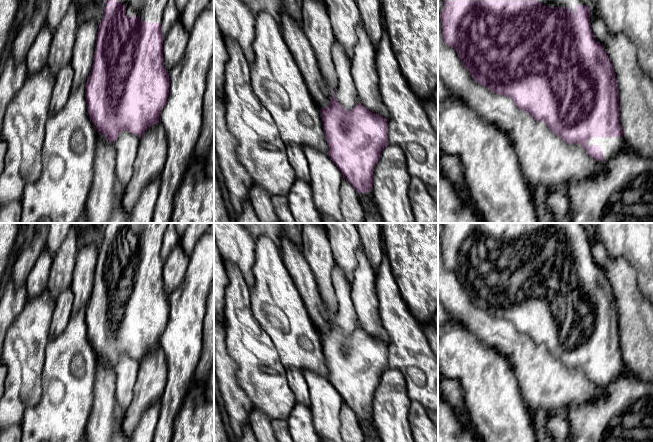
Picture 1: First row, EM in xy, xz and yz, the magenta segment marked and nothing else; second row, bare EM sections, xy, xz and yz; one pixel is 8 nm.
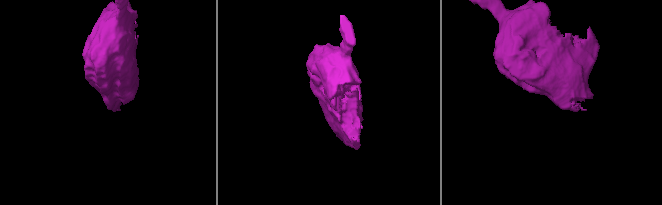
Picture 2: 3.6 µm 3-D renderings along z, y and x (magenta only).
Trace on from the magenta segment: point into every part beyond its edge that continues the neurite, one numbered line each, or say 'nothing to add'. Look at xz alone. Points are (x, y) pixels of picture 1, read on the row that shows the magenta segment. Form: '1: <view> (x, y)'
1: xz (363, 195)

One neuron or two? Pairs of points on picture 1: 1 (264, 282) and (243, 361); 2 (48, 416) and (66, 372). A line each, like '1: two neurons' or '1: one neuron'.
1: two neurons
2: one neuron

